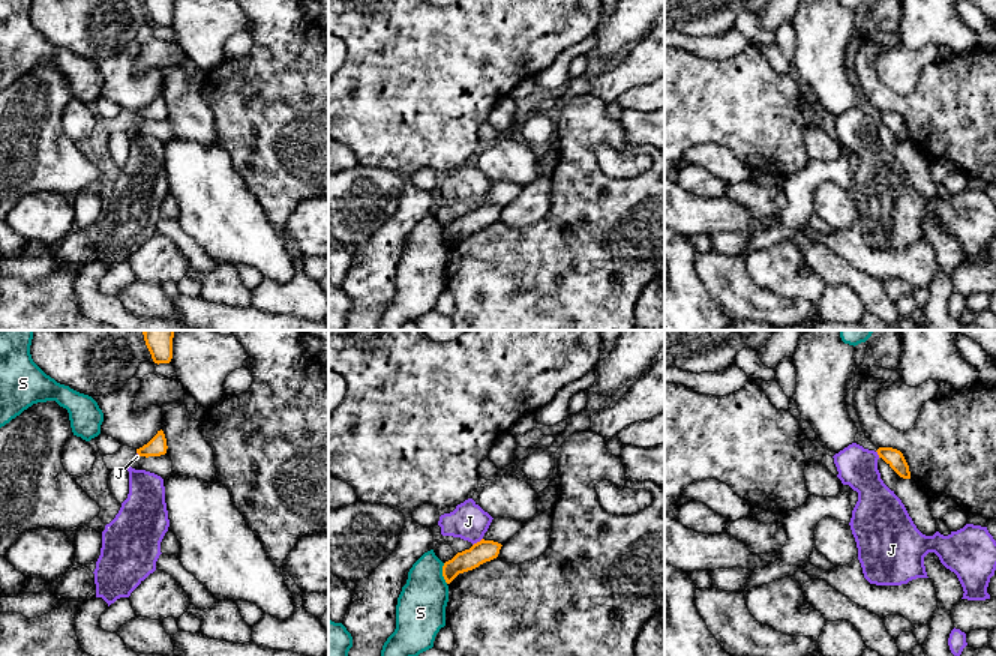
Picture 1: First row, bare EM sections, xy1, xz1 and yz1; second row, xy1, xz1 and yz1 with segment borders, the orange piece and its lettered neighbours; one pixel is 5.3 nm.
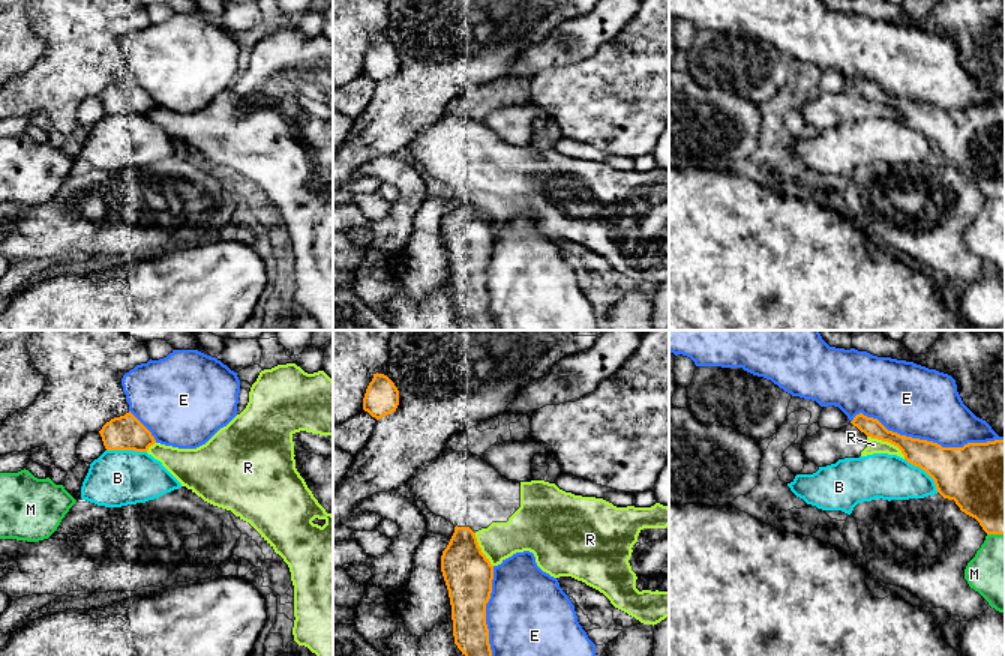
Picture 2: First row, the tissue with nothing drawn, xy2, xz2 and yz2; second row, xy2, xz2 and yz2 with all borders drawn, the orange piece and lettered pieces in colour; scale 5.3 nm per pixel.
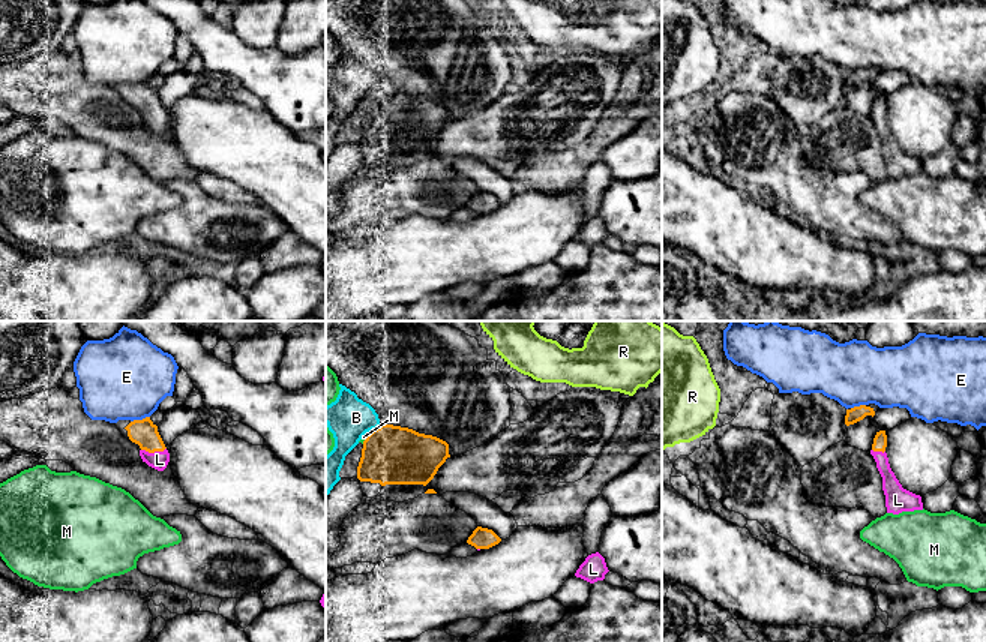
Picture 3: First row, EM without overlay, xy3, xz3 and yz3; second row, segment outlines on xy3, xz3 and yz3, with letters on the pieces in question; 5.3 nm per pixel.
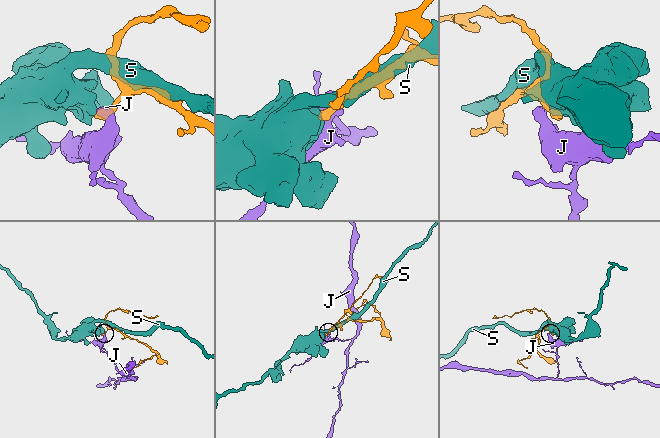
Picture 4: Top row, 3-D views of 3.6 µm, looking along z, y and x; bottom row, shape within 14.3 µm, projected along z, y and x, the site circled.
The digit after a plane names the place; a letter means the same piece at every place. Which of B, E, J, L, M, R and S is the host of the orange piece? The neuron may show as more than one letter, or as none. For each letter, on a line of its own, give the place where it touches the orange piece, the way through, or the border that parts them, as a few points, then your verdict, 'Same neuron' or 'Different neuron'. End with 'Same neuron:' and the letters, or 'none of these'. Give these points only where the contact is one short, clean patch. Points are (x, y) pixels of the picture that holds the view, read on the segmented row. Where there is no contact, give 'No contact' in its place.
B: Touches orange at yz2 (924, 470). Different neuron
E: Touches orange at yz2 (926, 440). Different neuron
J: Touches orange at xz1 (477, 542). Boundary: xz1 (482, 538), (473, 545). Different neuron
L: Touches orange at xy3 (153, 452). Path across: xy3 (143, 432), (153, 452), (159, 459). Same neuron
M: Touches orange at yz2 (996, 533). Different neuron
R: Touches orange at yz2 (888, 442). Different neuron
S: Touches orange at xz1 (443, 574). Different neuron
Same neuron: L

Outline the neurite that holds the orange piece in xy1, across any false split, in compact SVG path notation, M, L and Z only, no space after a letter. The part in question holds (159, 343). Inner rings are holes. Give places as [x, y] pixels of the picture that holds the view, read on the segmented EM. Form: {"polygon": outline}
{"polygon": "M144 330L144 341L154 363L170 363L172 359L174 330Z"}

